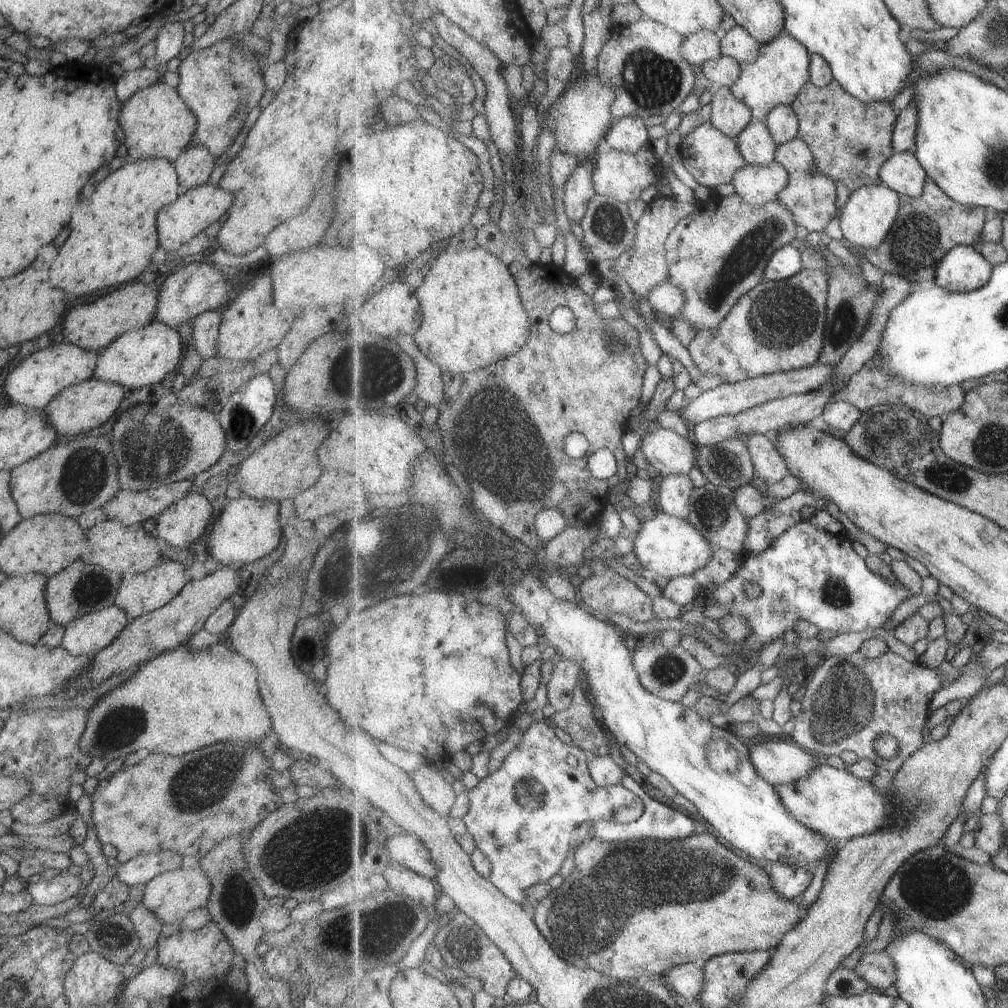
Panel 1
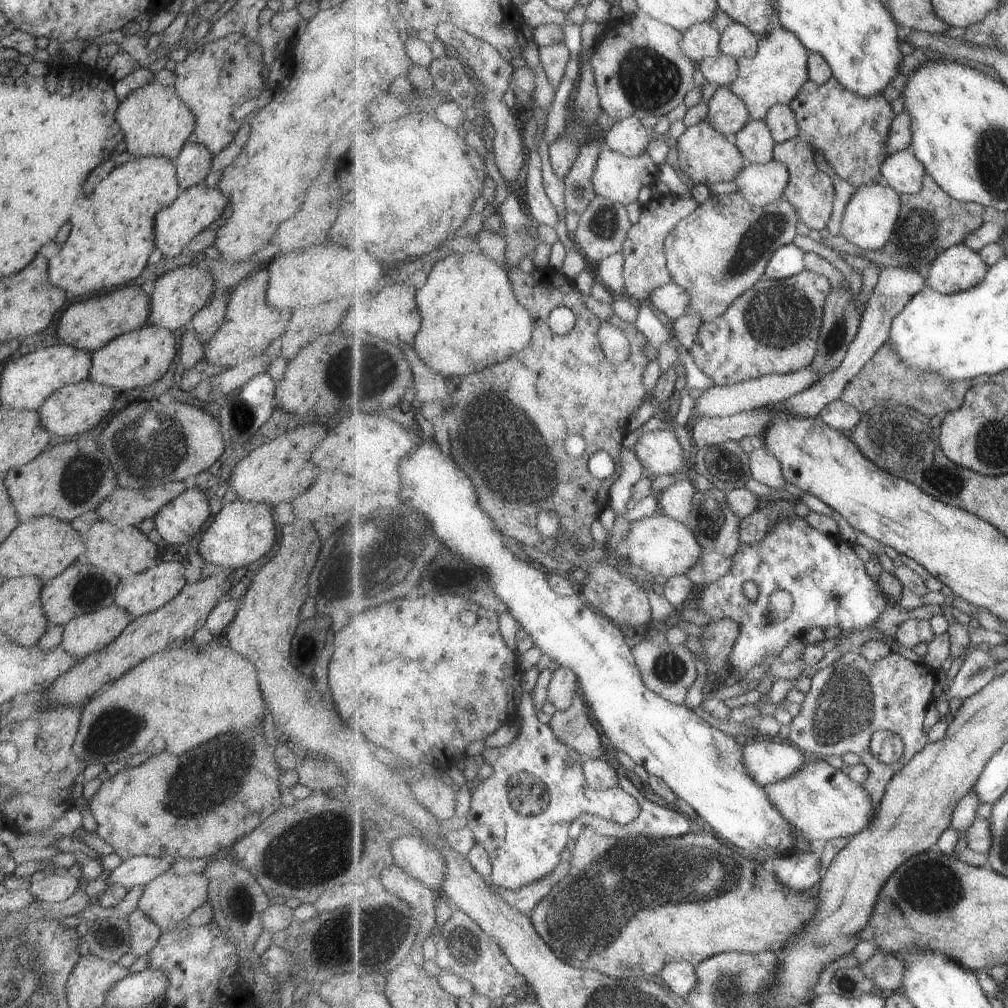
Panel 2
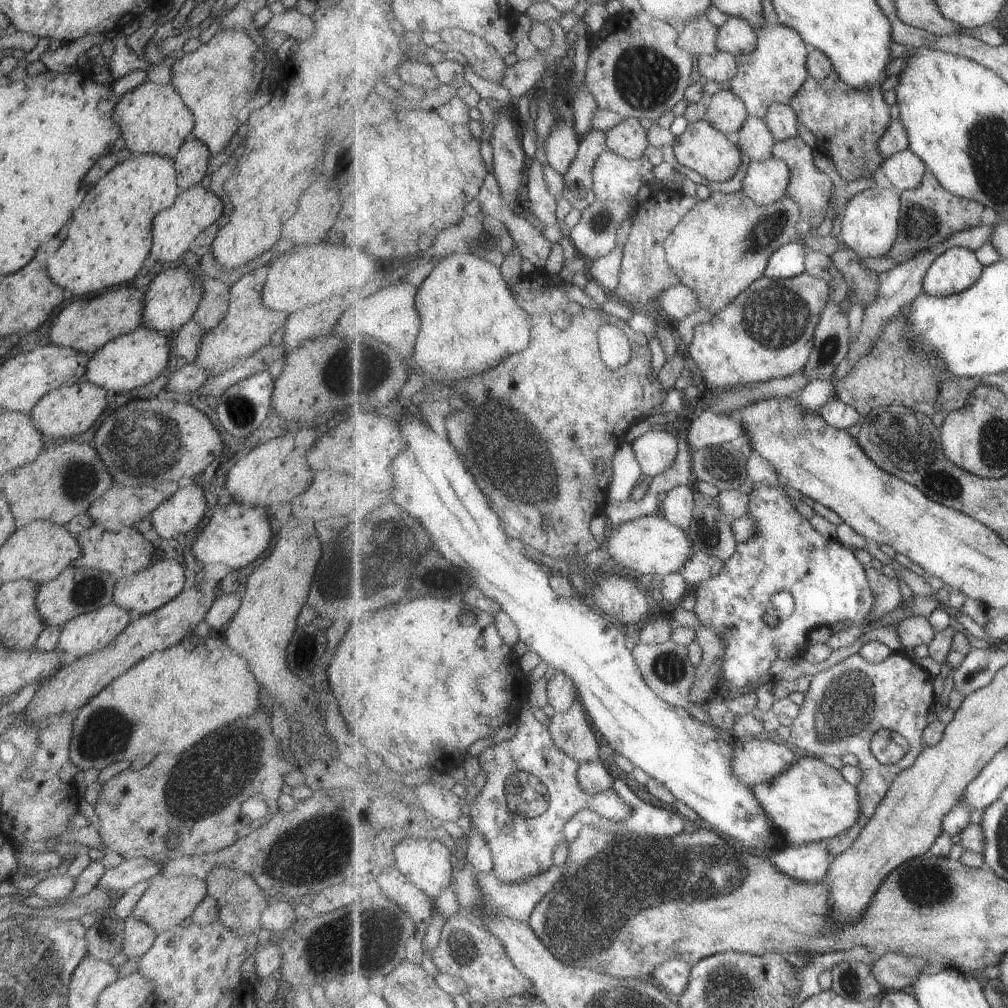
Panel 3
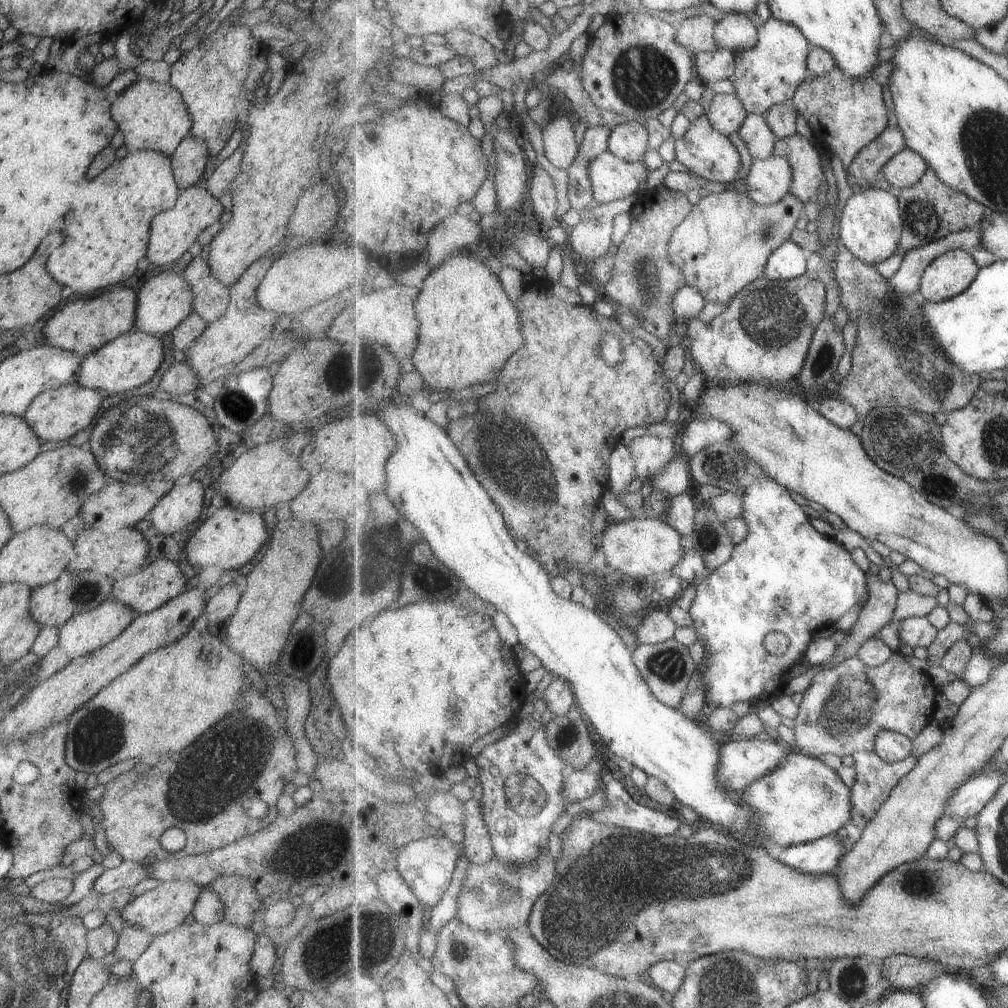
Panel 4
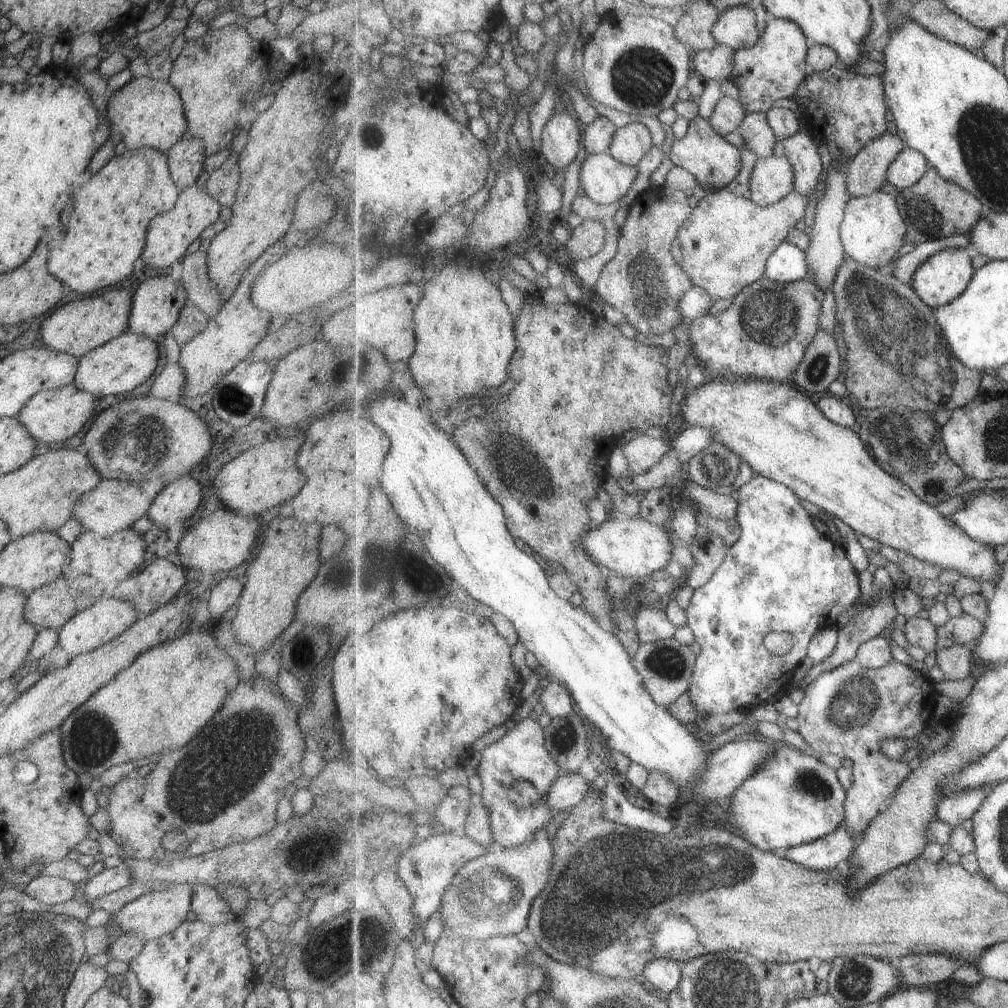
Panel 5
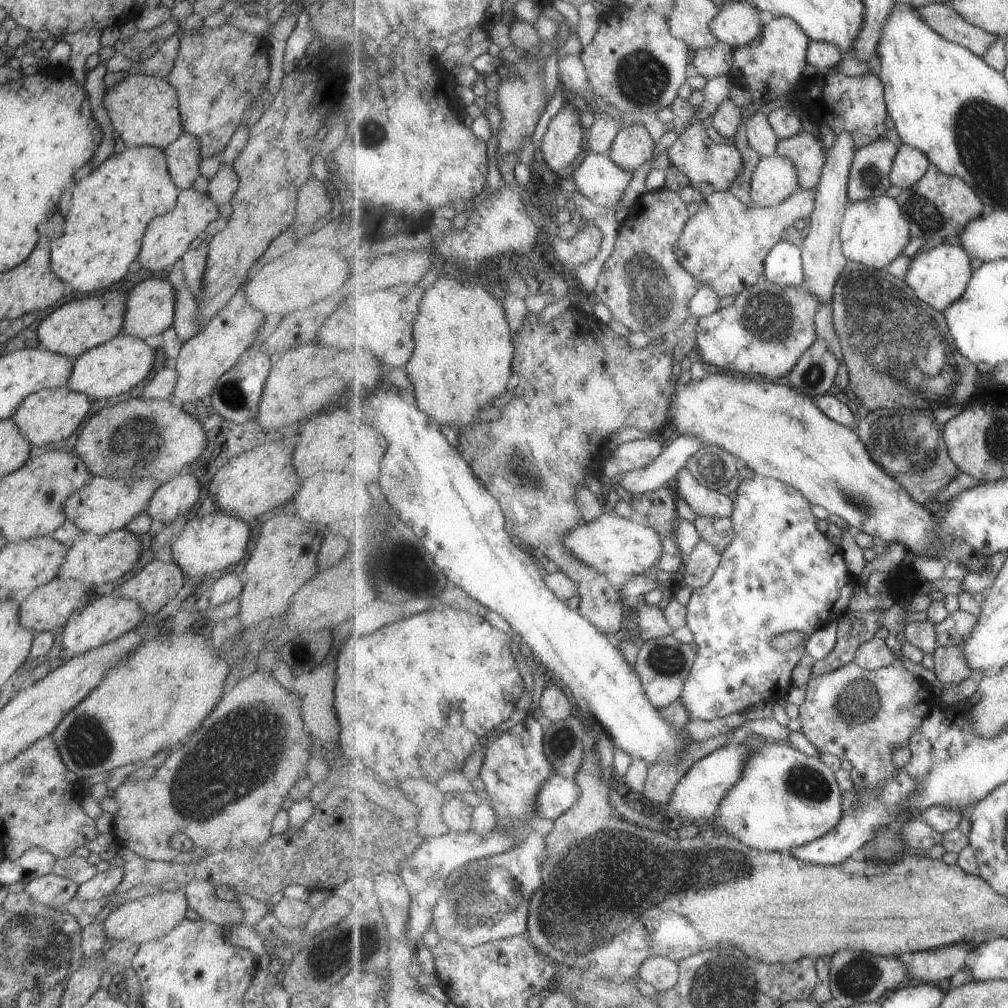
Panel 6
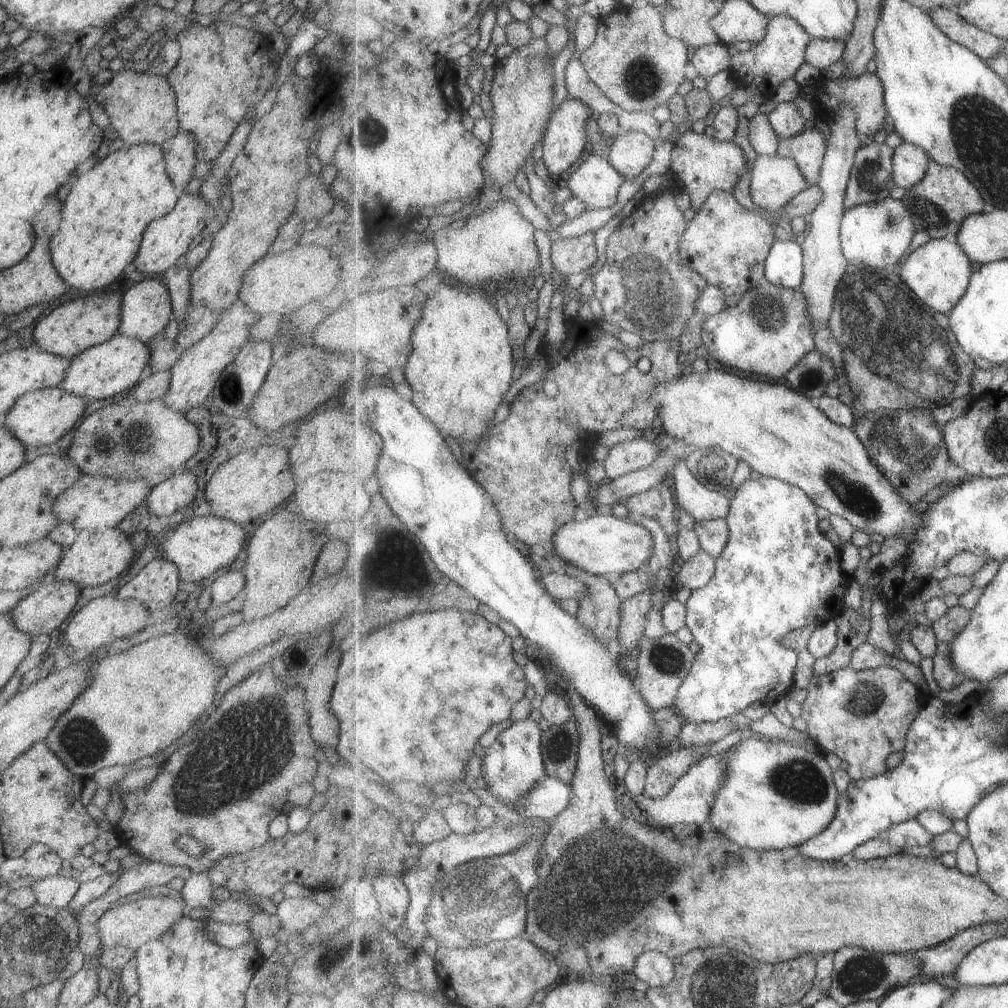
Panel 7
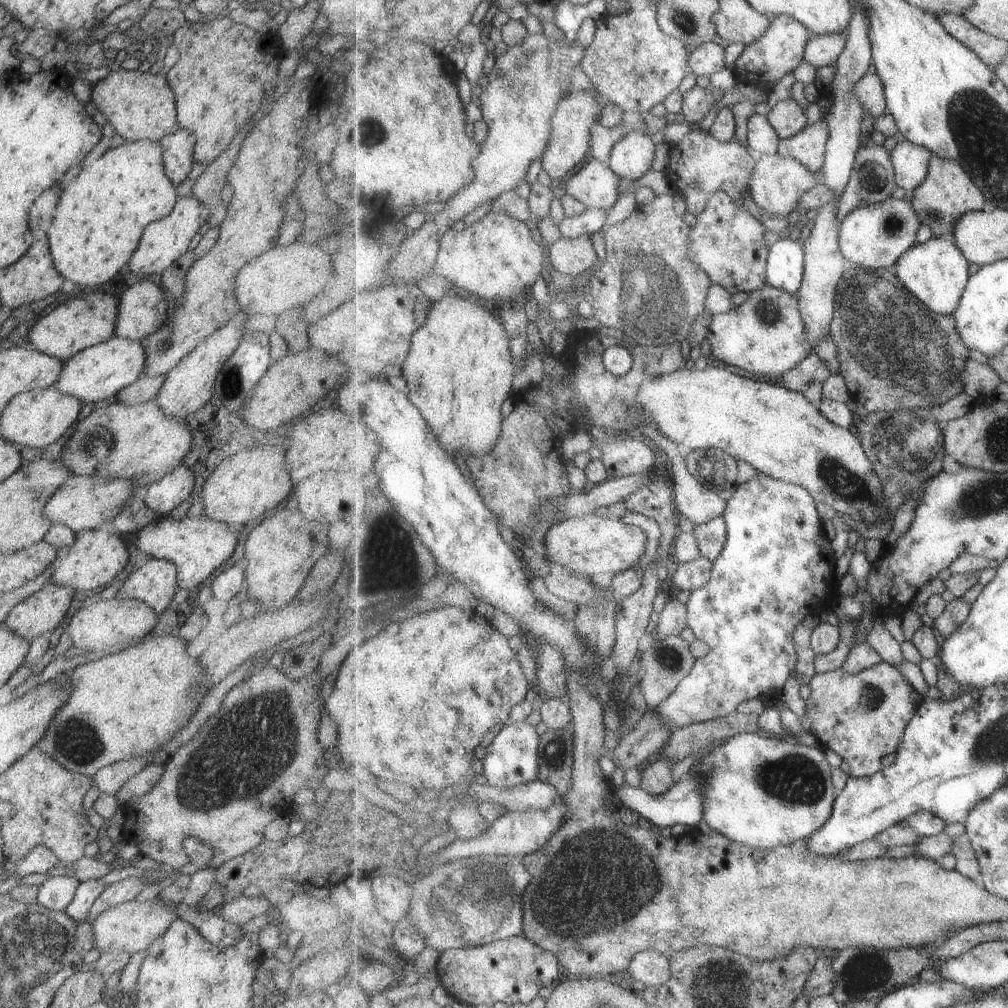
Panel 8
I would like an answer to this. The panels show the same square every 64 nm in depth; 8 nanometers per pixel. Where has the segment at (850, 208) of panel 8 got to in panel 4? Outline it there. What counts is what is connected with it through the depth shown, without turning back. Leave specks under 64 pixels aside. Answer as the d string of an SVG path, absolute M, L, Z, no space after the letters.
M899 124L896 128L888 127L884 135L879 136L872 144L868 144L868 146L856 156L854 164L850 166L847 172L847 180L850 187L855 192L858 192L860 188L862 191L870 189L870 185L872 185L873 182L880 180L878 176L881 172L884 173L884 167L888 166L896 155L899 155L900 152L906 150L908 147L908 139L906 134L904 134L904 129Z

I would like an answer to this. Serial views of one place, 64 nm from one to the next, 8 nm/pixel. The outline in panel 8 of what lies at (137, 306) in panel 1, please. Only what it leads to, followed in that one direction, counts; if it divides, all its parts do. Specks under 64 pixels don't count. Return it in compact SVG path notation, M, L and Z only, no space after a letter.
M104 291L79 293L54 308L49 315L38 320L29 330L28 338L34 350L46 356L66 361L85 348L100 344L114 335L119 298Z

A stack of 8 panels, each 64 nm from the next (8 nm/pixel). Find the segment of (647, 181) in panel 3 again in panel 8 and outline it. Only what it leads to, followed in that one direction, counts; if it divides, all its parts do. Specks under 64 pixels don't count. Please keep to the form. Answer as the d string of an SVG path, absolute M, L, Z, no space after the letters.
M594 157L564 184L567 192L584 202L589 209L609 210L621 196L618 188L624 179L614 172L610 163Z

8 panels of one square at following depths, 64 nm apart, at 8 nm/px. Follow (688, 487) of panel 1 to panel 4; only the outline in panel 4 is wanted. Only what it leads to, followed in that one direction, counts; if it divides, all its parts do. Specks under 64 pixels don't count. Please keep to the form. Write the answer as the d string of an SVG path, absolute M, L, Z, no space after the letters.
M690 491L683 492L673 496L670 501L667 521L685 537L693 536L696 532L697 514L699 511L698 504Z

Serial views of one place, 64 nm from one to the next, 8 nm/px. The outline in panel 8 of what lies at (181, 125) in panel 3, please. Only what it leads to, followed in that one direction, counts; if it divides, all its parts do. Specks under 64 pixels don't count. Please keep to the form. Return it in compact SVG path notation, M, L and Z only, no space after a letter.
M112 70L106 78L92 85L91 97L99 111L106 115L107 122L126 142L159 142L179 128L174 91L165 76L152 74L150 70Z

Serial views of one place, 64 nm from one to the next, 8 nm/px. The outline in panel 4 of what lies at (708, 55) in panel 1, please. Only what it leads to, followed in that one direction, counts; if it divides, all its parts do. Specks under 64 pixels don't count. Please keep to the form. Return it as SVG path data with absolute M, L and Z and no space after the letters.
M707 14L686 18L679 26L677 39L695 54L716 52L720 48L716 38L718 23Z

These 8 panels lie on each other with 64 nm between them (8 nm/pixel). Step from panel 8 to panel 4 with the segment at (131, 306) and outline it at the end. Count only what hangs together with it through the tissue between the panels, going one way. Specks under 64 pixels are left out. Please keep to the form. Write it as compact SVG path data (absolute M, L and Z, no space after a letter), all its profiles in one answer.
M166 270L146 281L136 294L136 320L134 329L152 336L168 335L193 310L193 292L183 274Z

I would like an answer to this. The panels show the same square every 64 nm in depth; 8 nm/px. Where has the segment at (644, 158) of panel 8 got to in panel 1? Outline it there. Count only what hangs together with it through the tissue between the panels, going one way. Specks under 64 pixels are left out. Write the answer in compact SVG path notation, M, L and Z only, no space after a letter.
M630 116L619 119L607 135L607 142L612 149L628 154L638 154L650 146L650 127L641 116Z

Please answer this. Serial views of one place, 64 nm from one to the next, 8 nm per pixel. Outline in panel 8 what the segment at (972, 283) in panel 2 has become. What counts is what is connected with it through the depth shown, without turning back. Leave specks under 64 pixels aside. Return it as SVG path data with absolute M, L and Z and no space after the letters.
M933 236L925 243L916 244L904 254L896 266L898 276L904 284L932 310L943 315L955 314L971 282L970 261L953 237Z

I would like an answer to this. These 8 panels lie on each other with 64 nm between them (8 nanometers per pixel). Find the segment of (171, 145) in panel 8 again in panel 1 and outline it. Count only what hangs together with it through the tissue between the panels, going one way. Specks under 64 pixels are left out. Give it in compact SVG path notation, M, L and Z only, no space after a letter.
M197 142L184 148L174 162L181 191L187 191L208 182L214 166L217 166L214 162L212 153Z

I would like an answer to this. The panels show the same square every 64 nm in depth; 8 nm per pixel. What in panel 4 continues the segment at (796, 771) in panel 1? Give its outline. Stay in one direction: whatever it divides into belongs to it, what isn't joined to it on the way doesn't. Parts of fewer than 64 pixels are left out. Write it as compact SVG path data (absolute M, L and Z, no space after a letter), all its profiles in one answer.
M728 738L723 744L722 751L722 768L720 768L720 782L728 788L728 790L745 791L750 784L754 784L756 780L764 778L770 772L774 772L776 768L780 768L780 764L784 764L790 756L791 748L783 741L774 740L756 740L750 738Z

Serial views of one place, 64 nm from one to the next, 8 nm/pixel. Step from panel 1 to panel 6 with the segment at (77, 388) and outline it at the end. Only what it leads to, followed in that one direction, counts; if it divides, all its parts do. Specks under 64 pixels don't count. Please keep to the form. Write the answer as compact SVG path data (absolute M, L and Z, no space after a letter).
M67 386L60 388L44 389L28 394L16 408L15 414L12 414L10 420L20 428L22 436L36 446L45 446L50 442L62 442L68 436L74 434L84 418L88 418L90 408L92 408L92 398L85 394L74 392Z

